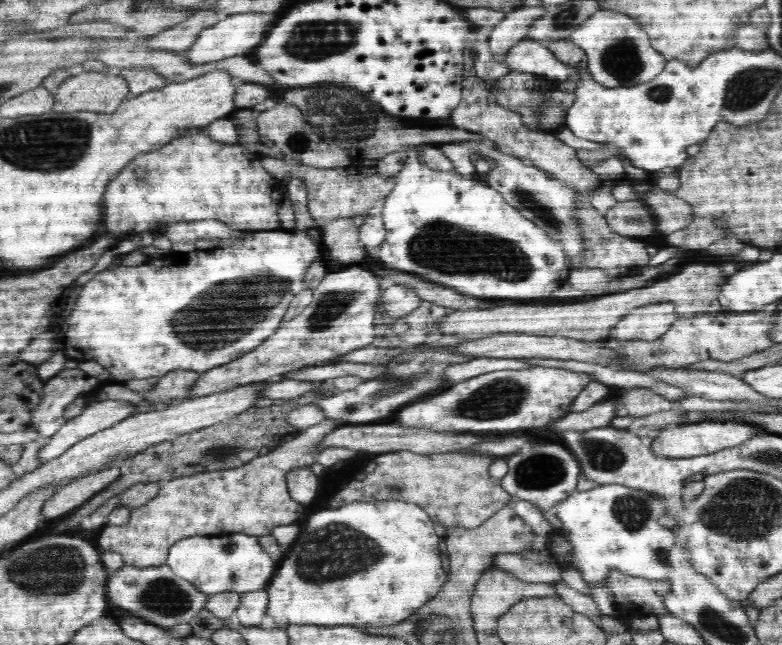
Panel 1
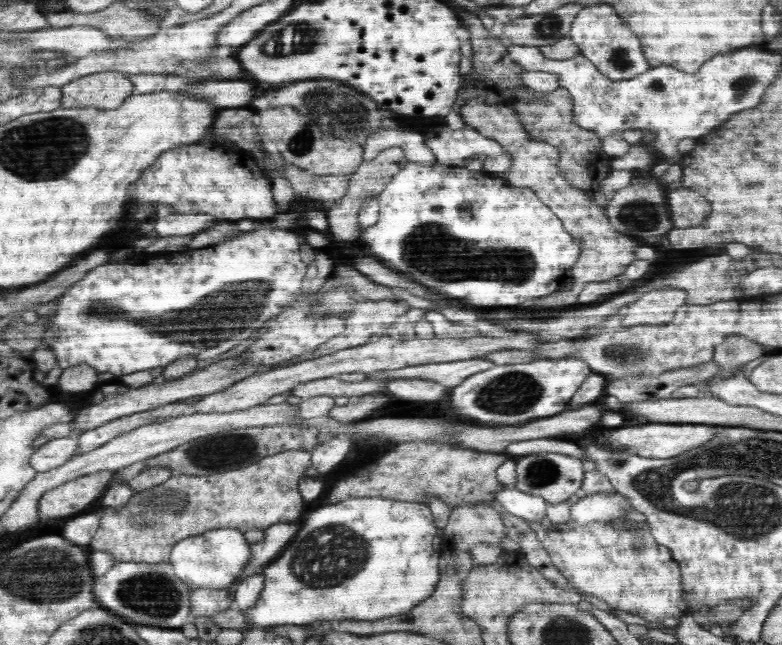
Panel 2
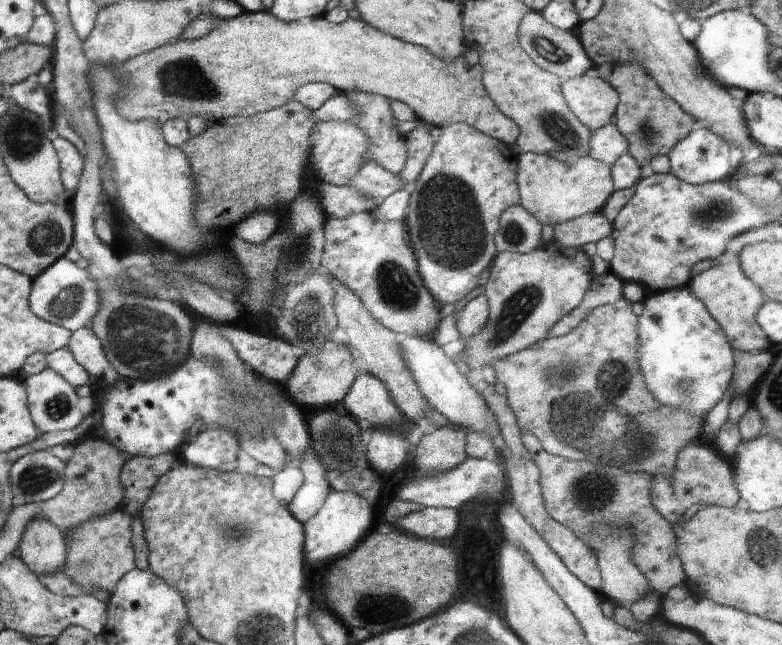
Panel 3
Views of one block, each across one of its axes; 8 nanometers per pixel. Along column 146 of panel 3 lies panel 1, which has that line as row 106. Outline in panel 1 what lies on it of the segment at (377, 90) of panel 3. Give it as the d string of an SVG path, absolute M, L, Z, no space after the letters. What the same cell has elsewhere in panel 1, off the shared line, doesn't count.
M117 72L82 73L68 77L59 84L53 107L54 112L113 113L126 100L129 86Z

